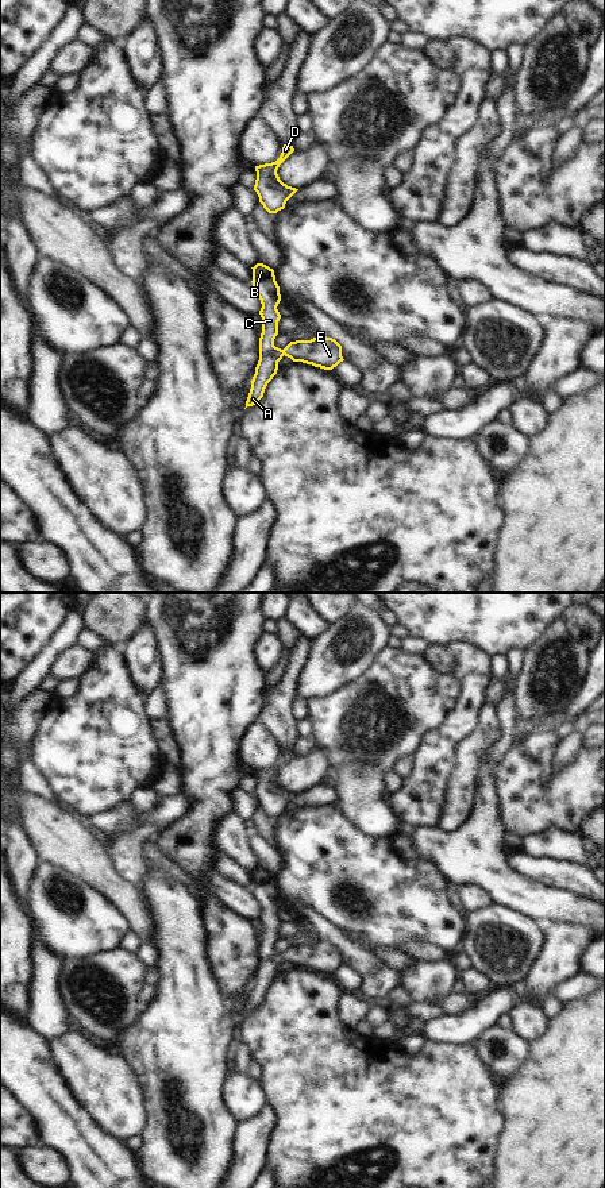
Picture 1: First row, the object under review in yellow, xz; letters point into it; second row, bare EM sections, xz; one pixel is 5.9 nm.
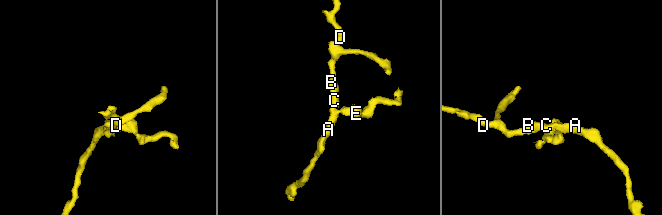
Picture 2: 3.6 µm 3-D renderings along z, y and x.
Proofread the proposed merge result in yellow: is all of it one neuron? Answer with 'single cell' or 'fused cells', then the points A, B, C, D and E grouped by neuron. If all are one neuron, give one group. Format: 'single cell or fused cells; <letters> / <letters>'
single cell; A B C D E

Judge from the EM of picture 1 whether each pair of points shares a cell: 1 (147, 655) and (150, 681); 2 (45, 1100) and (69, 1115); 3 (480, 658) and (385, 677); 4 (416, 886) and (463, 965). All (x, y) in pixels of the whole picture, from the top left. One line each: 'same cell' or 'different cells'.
1: same cell
2: same cell
3: different cells
4: different cells

